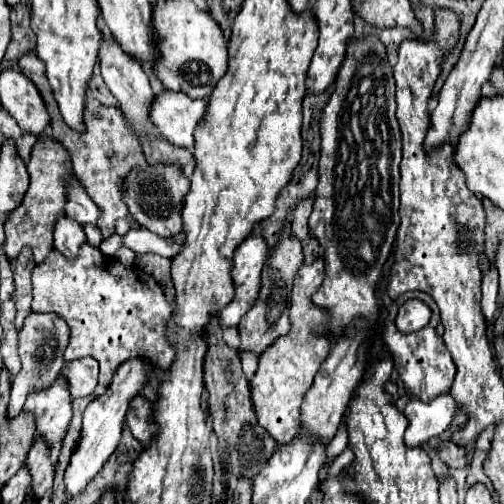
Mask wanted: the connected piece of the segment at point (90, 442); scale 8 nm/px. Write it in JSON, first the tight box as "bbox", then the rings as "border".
{"bbox":[65,359,153,497],"border":[[[129,359],[125,361],[113,375],[111,385],[105,389],[105,393],[101,393],[99,397],[95,397],[85,413],[83,413],[83,429],[81,429],[81,439],[71,455],[69,467],[65,471],[65,491],[71,497],[81,495],[81,491],[85,491],[87,483],[103,469],[103,465],[107,463],[107,459],[111,457],[111,453],[117,449],[119,441],[121,441],[121,431],[123,431],[123,423],[125,423],[125,415],[129,411],[129,403],[131,399],[141,393],[149,381],[149,375],[153,371],[153,363],[149,363],[149,359]]]}

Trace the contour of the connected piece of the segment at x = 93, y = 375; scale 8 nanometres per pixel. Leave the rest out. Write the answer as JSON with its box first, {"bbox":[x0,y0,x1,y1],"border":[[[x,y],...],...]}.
{"bbox":[65,357,97,397],"border":[[[93,357],[75,359],[67,365],[65,377],[69,381],[69,391],[73,397],[87,397],[93,395],[97,387],[97,361]]]}

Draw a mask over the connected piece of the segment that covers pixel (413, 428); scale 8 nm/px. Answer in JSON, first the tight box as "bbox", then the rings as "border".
{"bbox":[403,395,457,447],"border":[[[439,395],[431,403],[423,403],[415,397],[409,399],[403,413],[409,419],[409,427],[405,431],[405,445],[419,447],[435,435],[441,435],[449,425],[457,411],[453,397]]]}

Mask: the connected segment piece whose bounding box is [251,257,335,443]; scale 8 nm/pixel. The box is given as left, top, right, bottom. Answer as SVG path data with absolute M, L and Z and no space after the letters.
M317 257L311 265L299 267L291 291L291 331L277 339L277 343L273 343L273 347L269 347L265 355L261 355L259 369L251 379L251 393L257 419L277 439L277 443L289 443L293 437L301 433L301 399L305 399L305 391L309 391L309 387L313 385L315 373L319 371L323 359L335 343L329 333L315 333L315 329L327 321L327 311L311 303L311 297L321 287L323 277L323 257Z

